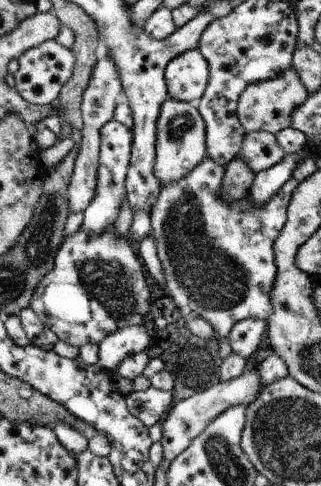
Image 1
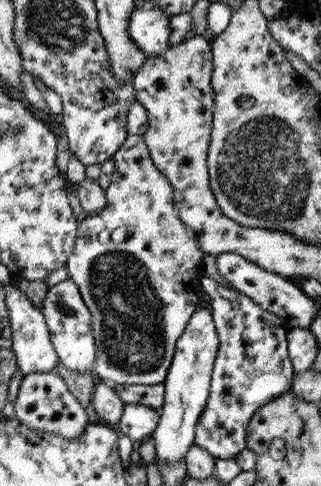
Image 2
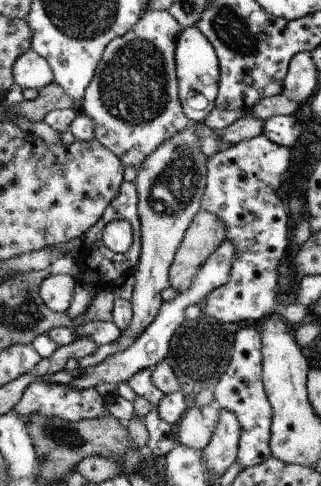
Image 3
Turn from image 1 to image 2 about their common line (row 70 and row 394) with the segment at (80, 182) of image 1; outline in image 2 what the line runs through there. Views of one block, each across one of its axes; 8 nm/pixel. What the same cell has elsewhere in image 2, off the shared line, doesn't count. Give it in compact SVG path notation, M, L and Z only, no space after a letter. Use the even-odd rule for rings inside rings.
M97 382L93 396L91 396L91 406L95 410L95 414L105 422L105 424L117 424L123 416L123 408L125 404L121 402L121 398L117 396L115 388L107 382Z

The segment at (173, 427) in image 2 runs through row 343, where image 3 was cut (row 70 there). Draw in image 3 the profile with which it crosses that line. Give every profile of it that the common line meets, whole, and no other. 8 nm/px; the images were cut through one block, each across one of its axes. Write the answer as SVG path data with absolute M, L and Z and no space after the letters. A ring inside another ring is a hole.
M189 26L189 28L181 30L181 34L177 38L175 66L177 66L177 76L179 76L179 98L181 98L181 104L183 104L187 118L195 124L207 122L209 116L213 116L215 100L217 100L217 94L219 94L219 60L217 60L213 46L209 44L209 40L201 34L201 30L197 26ZM189 94L191 96L193 94L203 96L205 106L187 106Z

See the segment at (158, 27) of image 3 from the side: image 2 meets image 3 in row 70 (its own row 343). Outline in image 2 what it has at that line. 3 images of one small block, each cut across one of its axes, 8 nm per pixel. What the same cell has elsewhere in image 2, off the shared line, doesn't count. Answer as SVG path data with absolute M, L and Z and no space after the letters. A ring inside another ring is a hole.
M127 136L127 140L123 142L123 146L113 154L113 174L109 176L111 182L109 186L103 190L105 198L107 198L107 206L103 206L103 210L95 216L85 216L79 222L79 236L75 242L75 250L71 252L71 258L67 258L67 278L71 278L77 286L79 286L79 296L83 296L83 304L87 304L87 310L91 312L91 328L93 328L93 336L97 340L97 350L95 350L95 370L91 372L93 378L97 382L107 382L107 384L135 384L135 386L157 386L163 384L167 380L167 372L171 370L171 362L175 356L175 346L177 340L183 336L191 316L195 314L195 310L199 310L199 298L203 294L201 288L201 270L199 270L199 262L203 260L203 250L199 250L197 240L193 238L193 234L187 230L187 226L183 224L183 220L179 218L177 210L175 210L175 198L173 198L173 186L169 182L169 178L153 164L151 154L147 144L143 142L143 136Z

